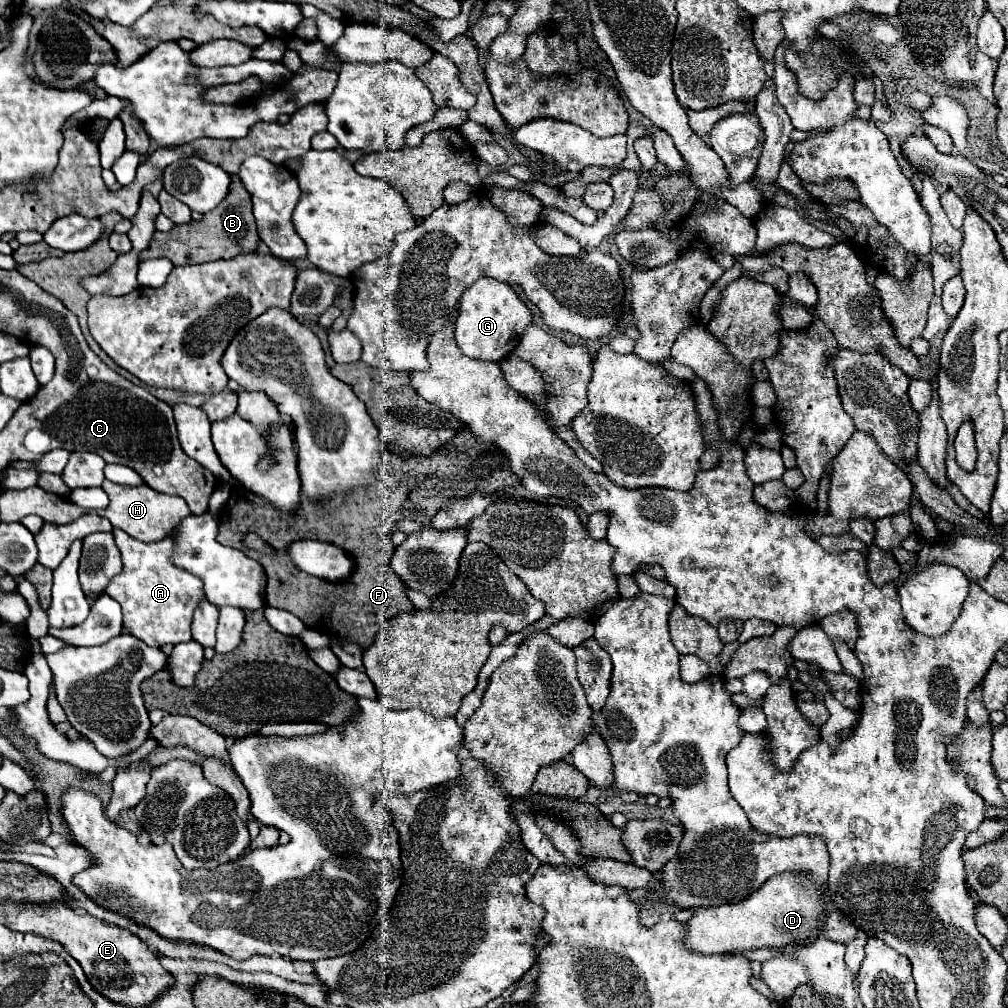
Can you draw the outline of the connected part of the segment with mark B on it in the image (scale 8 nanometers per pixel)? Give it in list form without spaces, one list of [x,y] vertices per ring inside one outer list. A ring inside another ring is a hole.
[[[233,177],[229,197],[225,197],[225,201],[221,201],[213,211],[203,215],[203,219],[199,221],[191,221],[189,225],[175,225],[175,229],[167,233],[155,231],[149,247],[141,251],[139,261],[165,257],[175,267],[179,267],[179,265],[197,265],[197,263],[219,261],[219,259],[233,259],[241,253],[253,253],[259,241],[261,239],[257,235],[249,193],[245,191],[239,177]]]

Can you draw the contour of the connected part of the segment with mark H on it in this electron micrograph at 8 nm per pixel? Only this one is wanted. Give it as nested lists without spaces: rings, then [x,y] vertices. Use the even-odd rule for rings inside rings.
[[[105,479],[103,487],[105,487],[105,493],[109,493],[109,507],[105,511],[93,511],[93,513],[107,517],[113,527],[123,529],[127,535],[131,535],[133,539],[139,539],[143,543],[153,543],[153,541],[161,541],[165,537],[169,537],[169,533],[177,527],[181,517],[189,515],[189,509],[181,497],[153,491],[147,485],[123,487],[123,485],[117,485],[117,483],[111,483]]]

